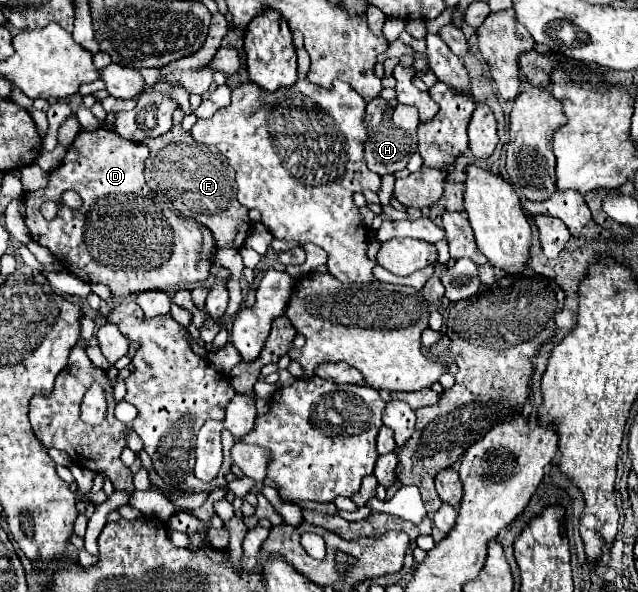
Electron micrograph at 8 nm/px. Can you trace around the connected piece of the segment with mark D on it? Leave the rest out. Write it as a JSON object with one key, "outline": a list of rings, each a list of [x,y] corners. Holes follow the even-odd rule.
{"outline":[[[98,128],[94,132],[82,130],[68,148],[62,164],[50,172],[48,186],[24,194],[26,226],[30,228],[32,240],[46,246],[70,274],[88,284],[104,284],[110,294],[118,298],[126,298],[138,292],[170,290],[174,286],[204,282],[212,268],[210,256],[216,250],[214,238],[210,236],[208,228],[198,224],[194,218],[178,214],[166,196],[148,188],[144,180],[146,158],[148,148],[144,144],[122,140],[116,132],[106,128]],[[64,190],[76,190],[84,200],[82,208],[72,210],[60,204],[58,216],[50,222],[44,220],[44,216],[40,214],[40,206],[46,200],[62,202]]]}

